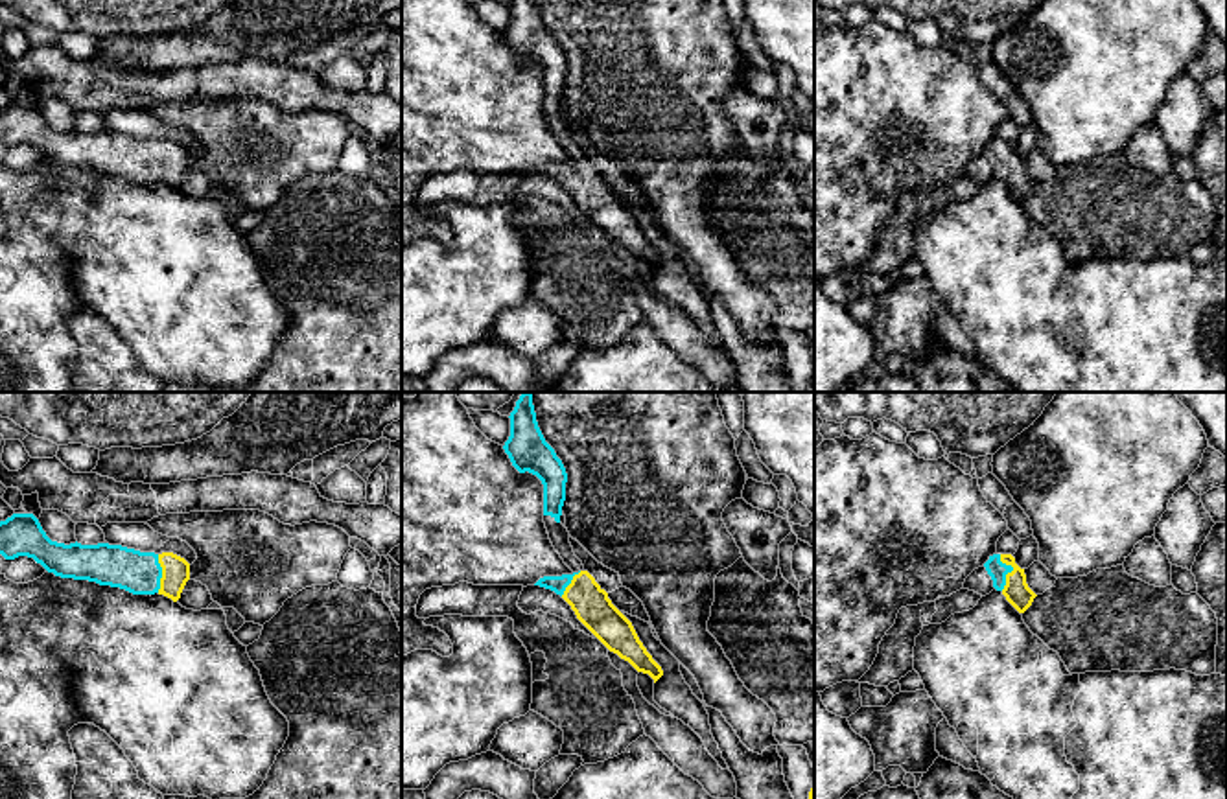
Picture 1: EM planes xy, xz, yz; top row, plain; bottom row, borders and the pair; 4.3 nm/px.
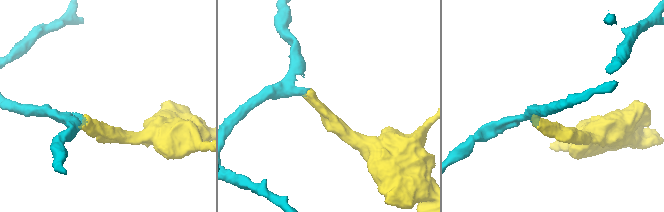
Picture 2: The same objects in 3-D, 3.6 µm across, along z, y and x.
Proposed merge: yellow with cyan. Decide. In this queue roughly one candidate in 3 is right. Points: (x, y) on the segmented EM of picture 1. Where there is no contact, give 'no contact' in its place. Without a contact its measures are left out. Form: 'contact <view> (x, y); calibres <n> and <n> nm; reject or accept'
contact yz (1012, 571); calibres 110 and 80 nm; accept

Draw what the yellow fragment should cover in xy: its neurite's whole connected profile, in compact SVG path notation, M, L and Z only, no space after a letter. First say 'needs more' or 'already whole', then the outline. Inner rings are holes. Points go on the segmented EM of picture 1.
needs more; M33 514L0 521L0 554L33 558L61 578L88 580L133 595L164 595L177 602L190 580L190 563L173 552L140 552L122 545L52 541Z

